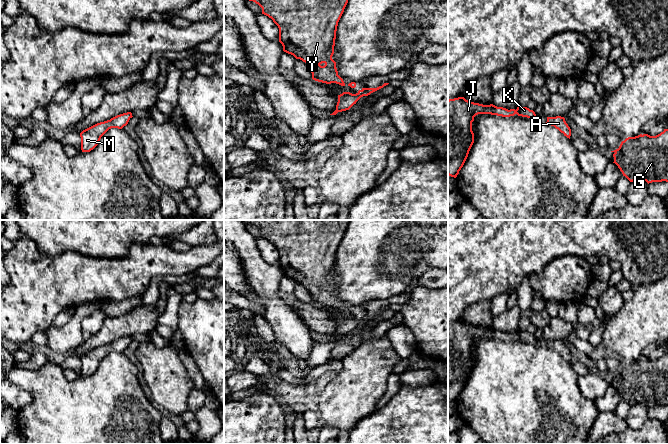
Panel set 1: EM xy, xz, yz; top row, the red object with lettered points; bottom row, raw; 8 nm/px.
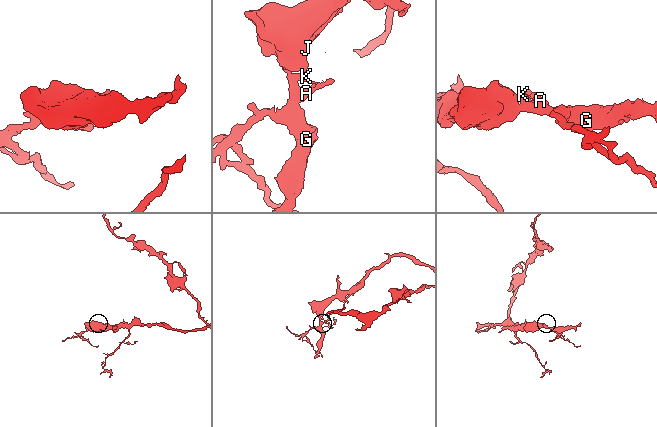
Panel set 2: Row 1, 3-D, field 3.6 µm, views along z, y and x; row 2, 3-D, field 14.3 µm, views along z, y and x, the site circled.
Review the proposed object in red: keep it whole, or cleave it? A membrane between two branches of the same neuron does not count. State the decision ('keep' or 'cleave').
keep

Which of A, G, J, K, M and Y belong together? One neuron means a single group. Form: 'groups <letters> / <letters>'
groups A G J K M Y

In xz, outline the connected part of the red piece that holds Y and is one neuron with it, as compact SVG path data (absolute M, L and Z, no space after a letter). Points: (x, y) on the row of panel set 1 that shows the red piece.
M249 0L262 8L279 28L279 42L283 51L305 63L315 63L309 67L312 79L318 82L336 83L345 86L338 75L336 62L332 59L338 22L348 0Z

